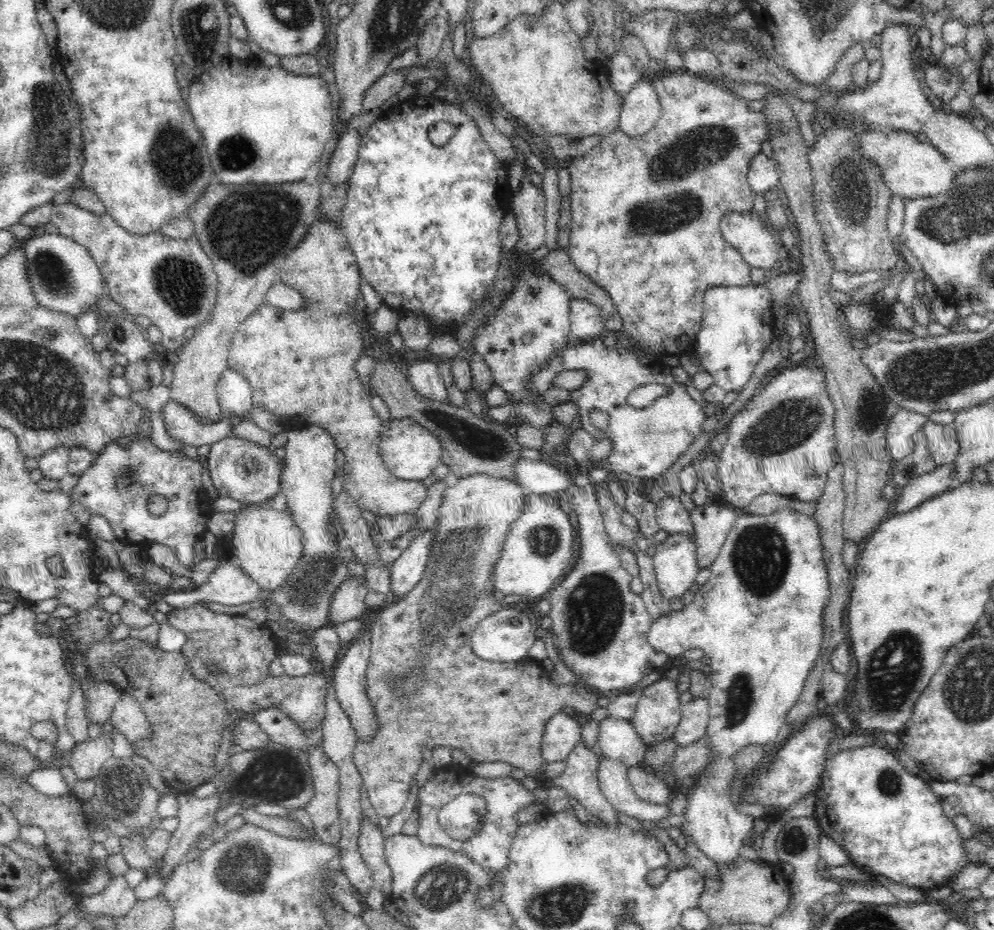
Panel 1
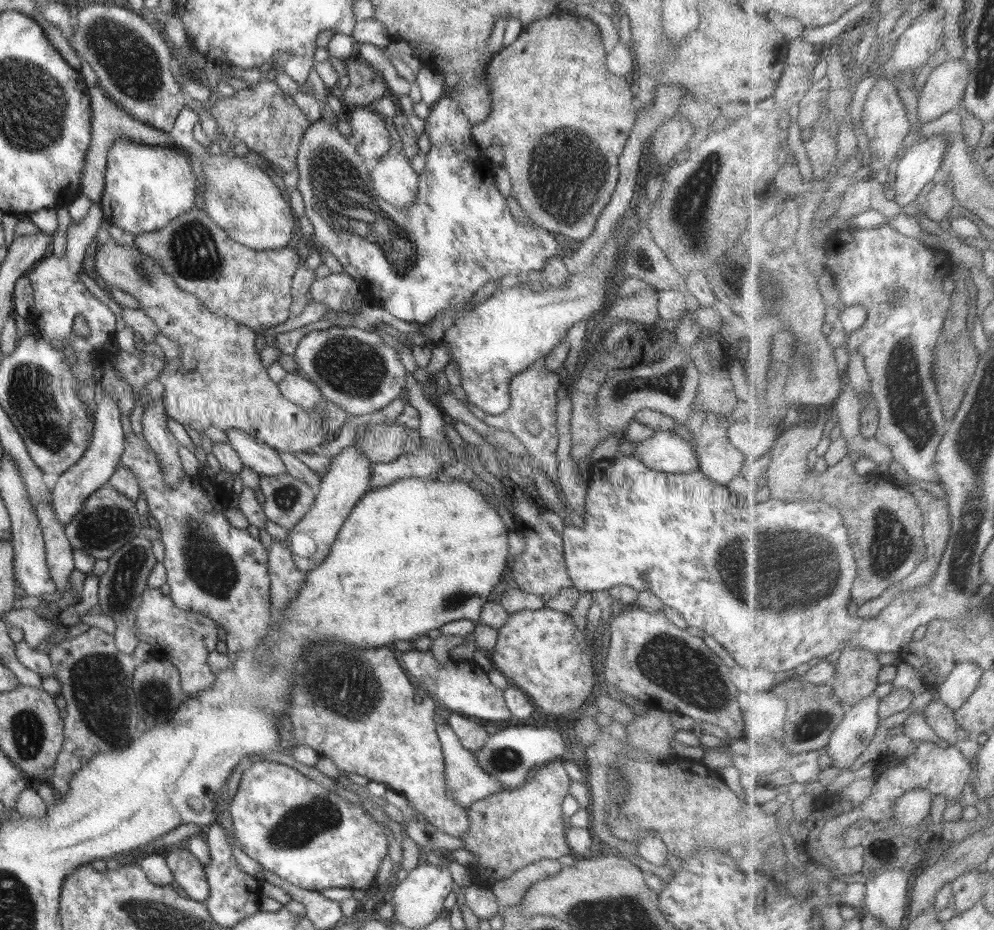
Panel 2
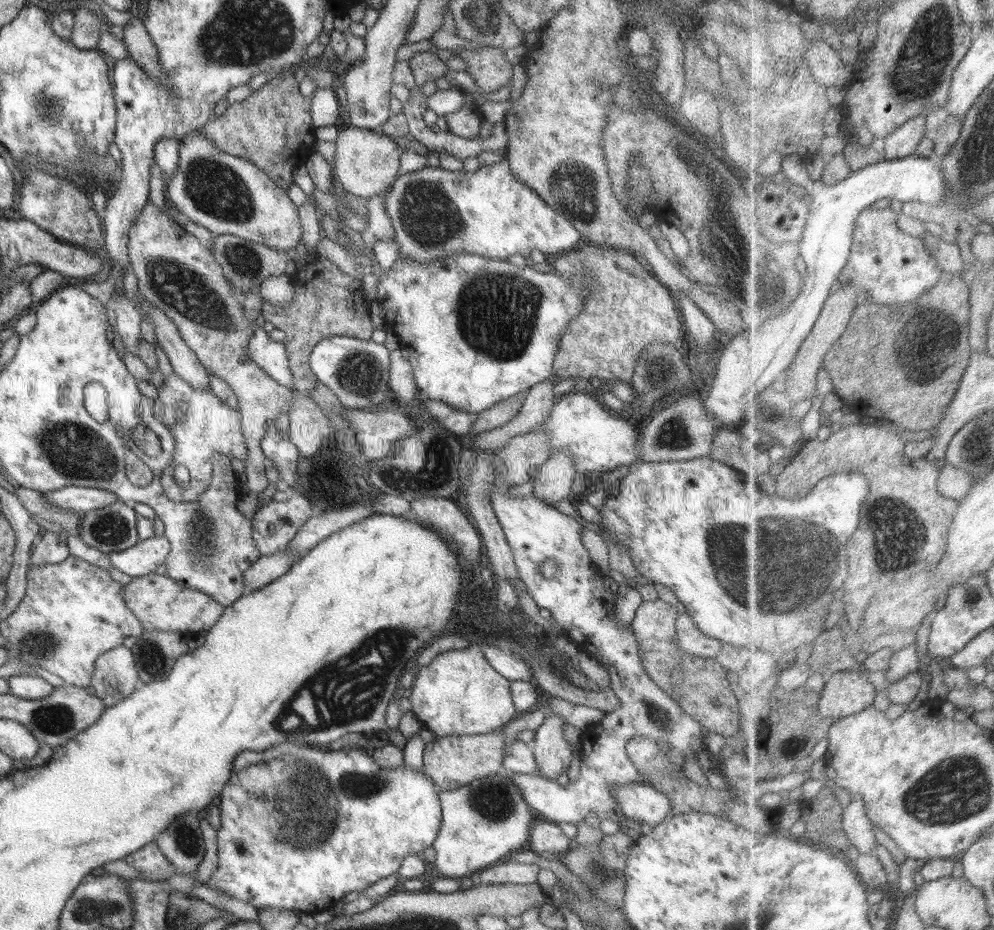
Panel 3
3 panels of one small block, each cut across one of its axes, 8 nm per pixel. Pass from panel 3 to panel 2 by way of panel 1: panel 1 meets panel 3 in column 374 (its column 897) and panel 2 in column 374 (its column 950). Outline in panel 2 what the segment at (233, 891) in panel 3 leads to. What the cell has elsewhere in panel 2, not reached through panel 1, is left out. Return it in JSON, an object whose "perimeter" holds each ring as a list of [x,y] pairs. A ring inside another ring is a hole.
{"perimeter":[[[267,760],[248,763],[231,800],[230,814],[236,842],[266,871],[298,888],[319,893],[326,888],[364,890],[375,884],[380,864],[388,855],[388,836],[383,824],[374,821],[370,813],[364,813],[360,807],[308,779],[298,769]]]}

